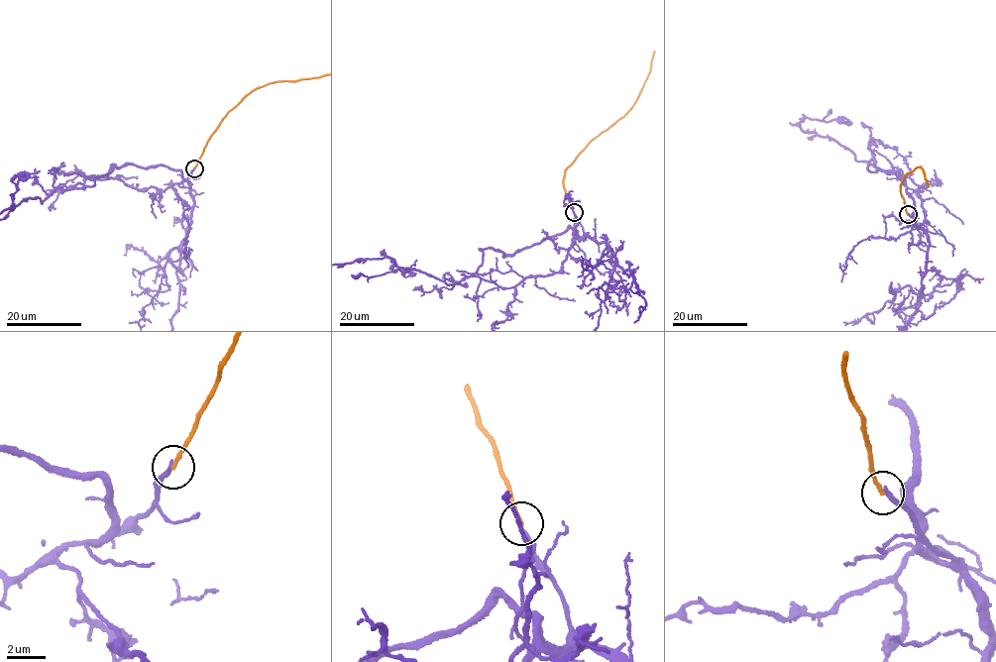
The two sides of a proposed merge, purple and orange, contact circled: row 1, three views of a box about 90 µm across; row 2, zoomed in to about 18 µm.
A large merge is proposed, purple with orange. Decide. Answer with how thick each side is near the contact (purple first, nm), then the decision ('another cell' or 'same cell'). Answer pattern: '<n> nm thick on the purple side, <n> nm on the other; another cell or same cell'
220 nm thick on the purple side, 190 nm on the other; another cell

